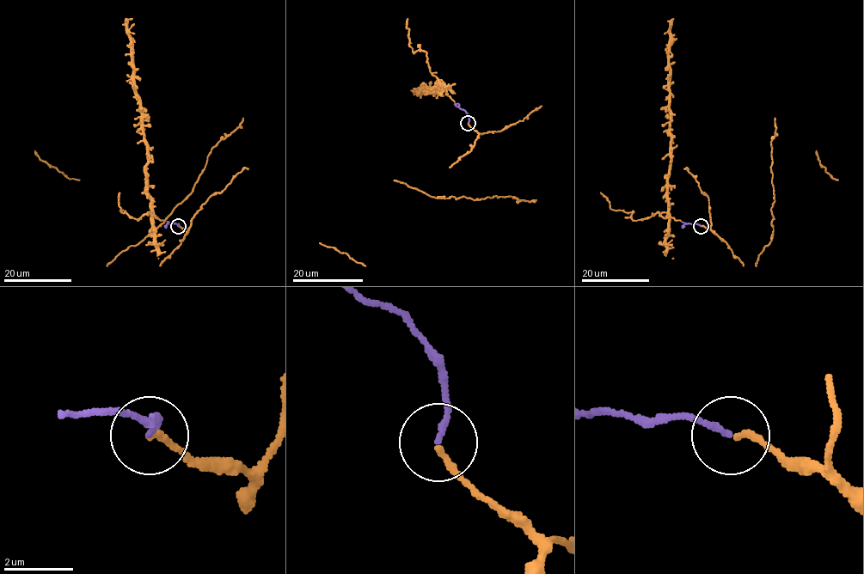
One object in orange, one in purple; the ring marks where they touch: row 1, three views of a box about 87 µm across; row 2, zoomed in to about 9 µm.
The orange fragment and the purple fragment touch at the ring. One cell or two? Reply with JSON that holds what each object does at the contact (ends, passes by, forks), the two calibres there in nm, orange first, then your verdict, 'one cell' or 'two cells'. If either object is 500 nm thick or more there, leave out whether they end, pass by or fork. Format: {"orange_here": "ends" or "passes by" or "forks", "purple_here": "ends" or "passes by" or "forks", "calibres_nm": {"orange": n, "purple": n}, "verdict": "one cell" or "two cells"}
{"orange_here": "ends", "purple_here": "ends", "calibres_nm": {"orange": 190, "purple": 170}, "verdict": "one cell"}

